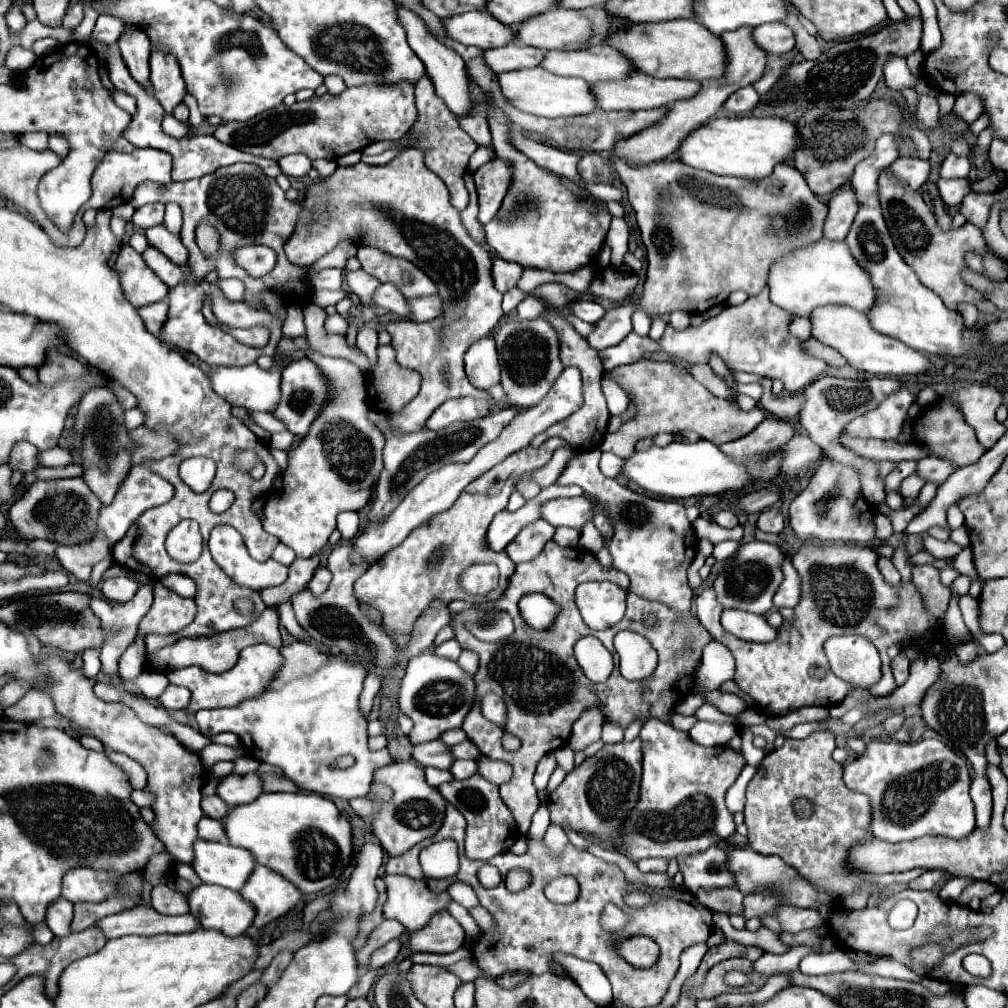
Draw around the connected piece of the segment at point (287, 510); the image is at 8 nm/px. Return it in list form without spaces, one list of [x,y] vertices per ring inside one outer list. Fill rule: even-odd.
[[[283,336],[273,354],[275,364],[271,370],[281,370],[295,352],[303,352],[305,358],[321,370],[329,384],[329,396],[313,420],[307,436],[303,436],[303,440],[287,452],[289,464],[277,474],[275,490],[263,496],[263,530],[292,548],[297,558],[309,558],[327,544],[327,538],[335,530],[335,518],[339,512],[361,510],[367,504],[371,486],[383,470],[381,452],[385,438],[367,416],[369,406],[365,378],[353,362],[345,358],[331,358],[313,350],[305,336]],[[321,438],[325,438],[325,442]],[[337,470],[345,470],[345,478]]]

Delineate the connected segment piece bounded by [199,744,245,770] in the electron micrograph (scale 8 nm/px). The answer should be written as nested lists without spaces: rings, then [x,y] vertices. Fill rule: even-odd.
[[[209,744],[205,750],[201,750],[201,760],[205,760],[205,768],[209,770],[213,764],[221,760],[237,760],[245,752],[241,748],[231,748],[231,746],[219,746],[219,744]]]

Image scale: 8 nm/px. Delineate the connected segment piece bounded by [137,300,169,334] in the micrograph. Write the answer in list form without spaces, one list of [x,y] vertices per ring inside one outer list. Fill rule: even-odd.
[[[161,300],[161,302],[157,302],[157,304],[149,304],[149,306],[143,306],[143,308],[137,310],[139,316],[141,316],[141,320],[143,320],[143,324],[145,324],[145,328],[147,328],[151,334],[157,334],[157,332],[159,332],[161,324],[163,324],[165,318],[167,318],[167,308],[169,308],[167,302]]]

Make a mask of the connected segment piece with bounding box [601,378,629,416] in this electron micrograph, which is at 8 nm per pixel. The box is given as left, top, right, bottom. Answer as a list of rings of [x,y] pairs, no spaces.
[[[603,378],[601,384],[603,384],[603,394],[607,398],[607,406],[609,406],[611,416],[623,414],[629,406],[629,398],[625,396],[625,392],[621,388],[617,388],[617,384],[613,384],[613,380],[609,380],[609,378]]]

